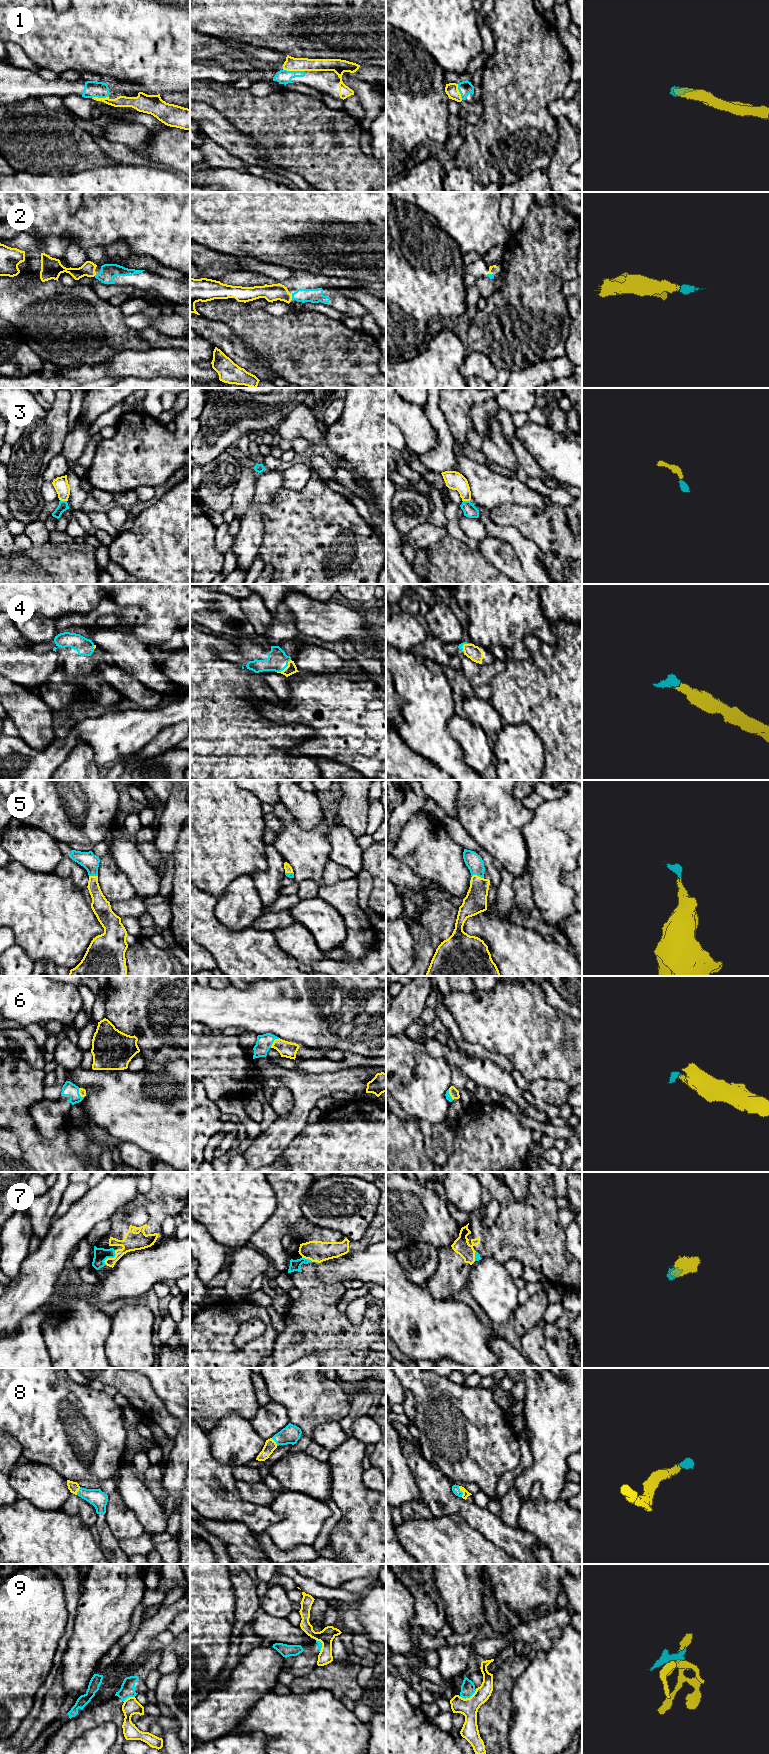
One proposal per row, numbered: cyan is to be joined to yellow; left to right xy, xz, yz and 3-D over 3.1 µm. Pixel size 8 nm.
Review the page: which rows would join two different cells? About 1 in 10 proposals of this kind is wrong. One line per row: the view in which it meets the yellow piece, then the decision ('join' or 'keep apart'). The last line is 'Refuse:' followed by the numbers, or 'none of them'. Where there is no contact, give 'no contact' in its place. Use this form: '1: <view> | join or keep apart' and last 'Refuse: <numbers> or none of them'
1: xz | join
2: xz | join
3: xy | join
4: xz | join
5: yz | join
6: xz | join
7: xy | join
8: yz | join
9: yz | keep apart
Refuse: 9

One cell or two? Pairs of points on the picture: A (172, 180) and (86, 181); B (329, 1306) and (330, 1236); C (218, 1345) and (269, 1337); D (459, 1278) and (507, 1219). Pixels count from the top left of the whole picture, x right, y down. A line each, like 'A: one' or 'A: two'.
A: one
B: one
C: one
D: one

